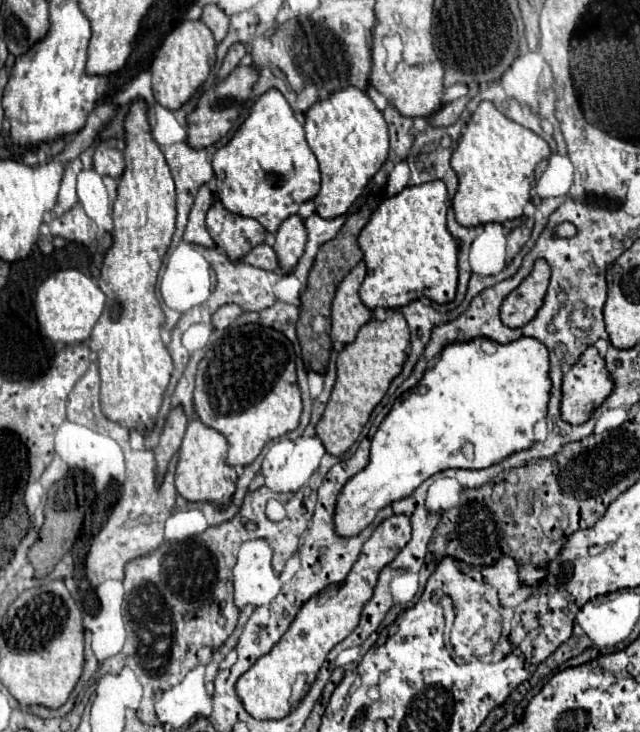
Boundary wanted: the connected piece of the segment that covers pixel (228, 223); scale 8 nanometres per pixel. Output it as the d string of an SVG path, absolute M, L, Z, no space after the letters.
M215 202L207 212L207 230L215 244L227 252L231 262L239 262L247 252L265 242L265 228L253 220L227 212Z

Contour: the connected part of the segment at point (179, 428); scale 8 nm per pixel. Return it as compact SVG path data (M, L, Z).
M173 408L169 418L167 418L167 424L161 432L161 440L159 440L159 446L155 448L155 462L157 462L157 480L161 482L165 472L167 472L167 466L173 458L173 454L179 450L181 446L181 440L185 436L185 430L187 430L187 418L183 414L181 408Z

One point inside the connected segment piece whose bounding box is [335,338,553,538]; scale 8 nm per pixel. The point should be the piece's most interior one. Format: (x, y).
(479, 403)

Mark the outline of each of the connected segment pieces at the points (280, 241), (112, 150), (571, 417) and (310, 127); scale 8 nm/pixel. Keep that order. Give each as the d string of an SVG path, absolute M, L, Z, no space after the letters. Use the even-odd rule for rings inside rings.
M293 214L281 224L281 228L277 232L277 242L273 246L273 250L277 252L277 258L279 258L281 270L289 272L299 262L299 258L305 252L305 244L307 244L305 224L299 214Z
M117 138L101 140L95 148L93 168L99 174L109 174L111 178L121 178L125 172L125 142Z
M589 346L579 358L579 362L571 370L567 370L567 374L563 374L563 402L561 402L563 420L569 424L585 424L591 418L591 414L607 400L613 388L615 384L605 366L605 358L599 354L595 346Z
M349 86L309 108L305 114L305 136L321 168L321 190L313 198L317 214L325 220L347 214L387 160L389 138L383 114L365 92Z

